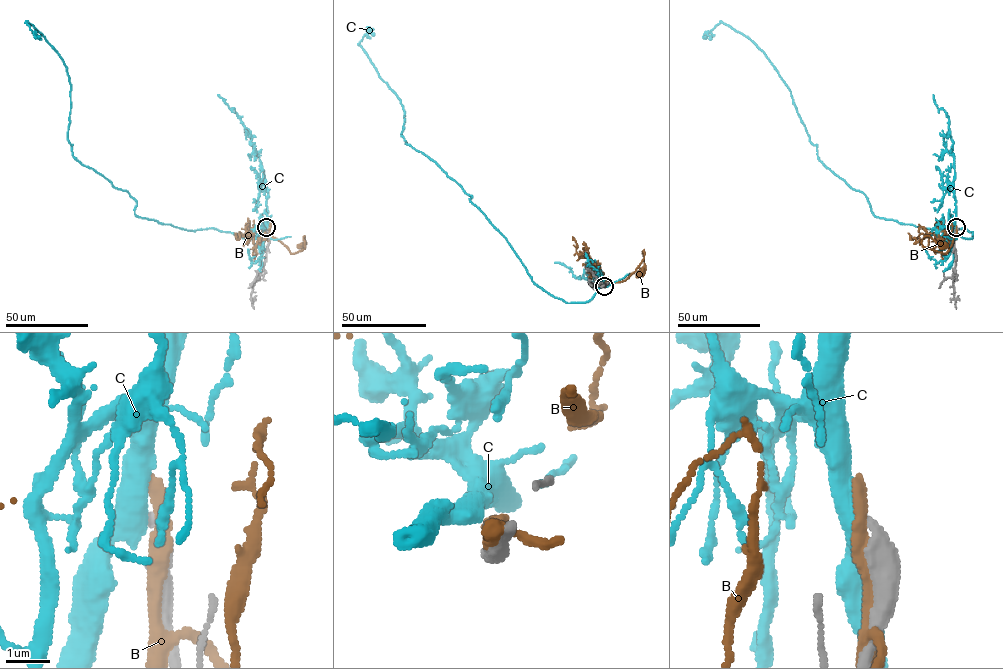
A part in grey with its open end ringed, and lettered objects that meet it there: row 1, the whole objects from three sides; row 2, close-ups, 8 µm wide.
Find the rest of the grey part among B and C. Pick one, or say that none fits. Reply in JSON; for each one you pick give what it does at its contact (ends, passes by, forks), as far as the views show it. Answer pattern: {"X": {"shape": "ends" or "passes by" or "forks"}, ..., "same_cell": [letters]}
{"C": {"shape": "passes by"}, "same_cell": ["C"]}

